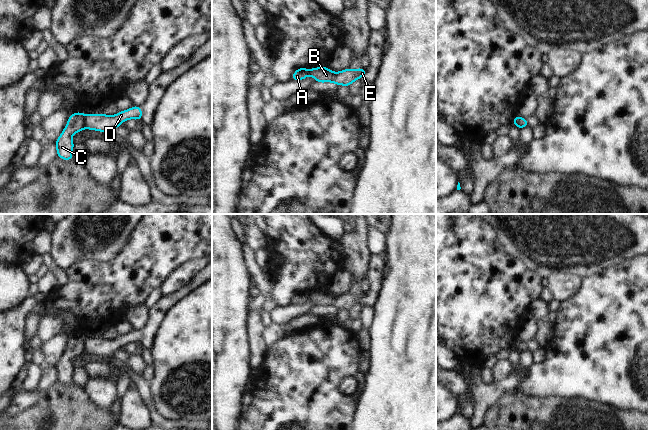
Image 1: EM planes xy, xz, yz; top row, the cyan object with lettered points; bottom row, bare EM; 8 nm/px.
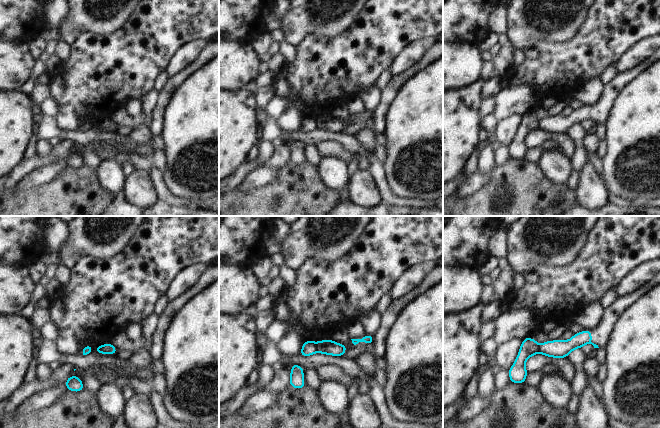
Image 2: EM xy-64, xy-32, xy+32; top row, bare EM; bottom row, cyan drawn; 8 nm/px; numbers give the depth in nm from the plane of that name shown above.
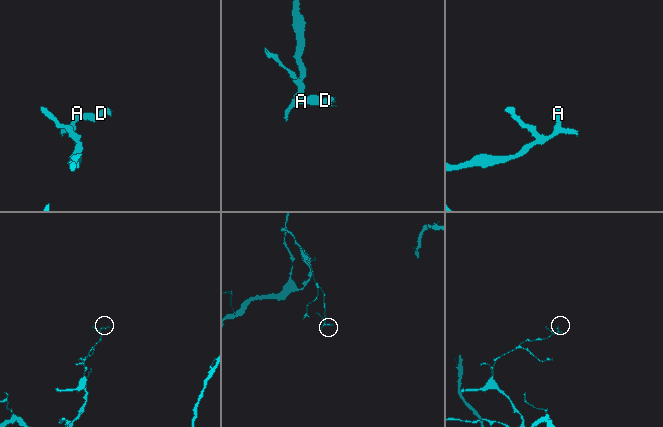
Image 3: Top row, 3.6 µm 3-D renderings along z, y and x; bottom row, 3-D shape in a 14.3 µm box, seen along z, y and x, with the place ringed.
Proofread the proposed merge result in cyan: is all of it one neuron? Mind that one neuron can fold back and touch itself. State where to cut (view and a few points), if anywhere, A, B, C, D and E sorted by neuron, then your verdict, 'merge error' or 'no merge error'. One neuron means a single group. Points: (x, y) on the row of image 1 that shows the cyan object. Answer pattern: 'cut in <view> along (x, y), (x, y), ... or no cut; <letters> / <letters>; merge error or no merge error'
cut in xy along (86, 116), (84, 127); A C / B D E; merge error

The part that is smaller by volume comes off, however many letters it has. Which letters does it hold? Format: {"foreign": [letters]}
{"foreign": ["B", "D", "E"]}

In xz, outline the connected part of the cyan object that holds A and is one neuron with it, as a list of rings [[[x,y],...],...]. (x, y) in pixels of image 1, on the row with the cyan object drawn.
[[[298,68],[291,77],[293,81],[299,81],[305,79],[310,74],[307,68]]]

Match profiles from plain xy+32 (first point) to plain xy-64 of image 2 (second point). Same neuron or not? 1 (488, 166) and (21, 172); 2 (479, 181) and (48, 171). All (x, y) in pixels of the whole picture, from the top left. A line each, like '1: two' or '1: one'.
1: two
2: one

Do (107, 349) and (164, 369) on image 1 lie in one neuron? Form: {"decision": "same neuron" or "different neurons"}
{"decision": "different neurons"}

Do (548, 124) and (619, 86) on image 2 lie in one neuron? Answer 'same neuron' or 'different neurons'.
same neuron

